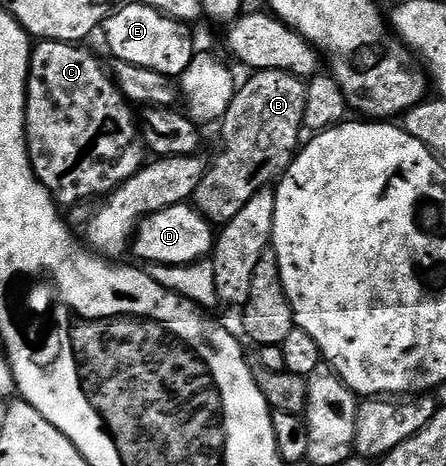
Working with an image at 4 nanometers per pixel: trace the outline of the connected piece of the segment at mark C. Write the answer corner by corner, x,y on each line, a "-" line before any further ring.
41,41
33,47
33,56
29,59
25,136
37,180
61,205
81,203
96,195
108,196
135,177
147,162
147,148
139,141
139,115
134,104
118,89
110,68
105,68
85,45

